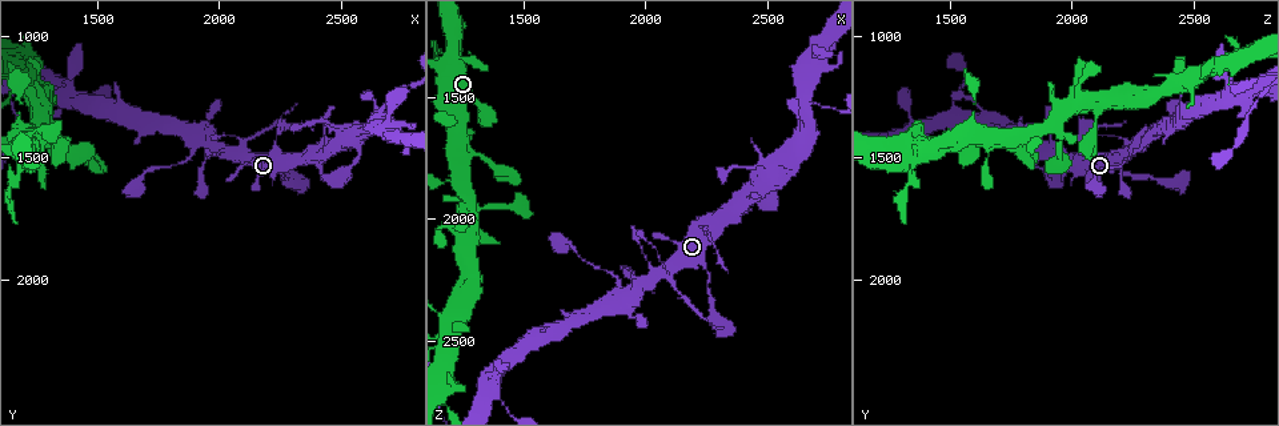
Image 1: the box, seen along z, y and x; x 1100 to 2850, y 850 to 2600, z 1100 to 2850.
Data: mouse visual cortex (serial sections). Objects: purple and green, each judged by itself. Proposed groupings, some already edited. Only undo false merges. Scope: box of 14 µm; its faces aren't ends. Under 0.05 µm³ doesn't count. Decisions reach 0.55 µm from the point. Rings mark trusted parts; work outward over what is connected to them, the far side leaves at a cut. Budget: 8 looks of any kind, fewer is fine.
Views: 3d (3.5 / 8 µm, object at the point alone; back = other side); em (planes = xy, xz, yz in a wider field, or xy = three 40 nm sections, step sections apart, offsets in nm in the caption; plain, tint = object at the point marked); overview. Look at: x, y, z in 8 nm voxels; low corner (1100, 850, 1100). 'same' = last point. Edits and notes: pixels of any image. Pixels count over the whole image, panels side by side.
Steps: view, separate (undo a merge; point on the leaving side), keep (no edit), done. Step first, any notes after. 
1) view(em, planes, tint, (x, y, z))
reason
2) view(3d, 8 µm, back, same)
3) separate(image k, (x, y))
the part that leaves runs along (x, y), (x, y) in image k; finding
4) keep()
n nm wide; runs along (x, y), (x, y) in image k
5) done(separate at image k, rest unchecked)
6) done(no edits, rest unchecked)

view(3d, 3.5 µm, (2640, 1340, 1540))
three arms meet

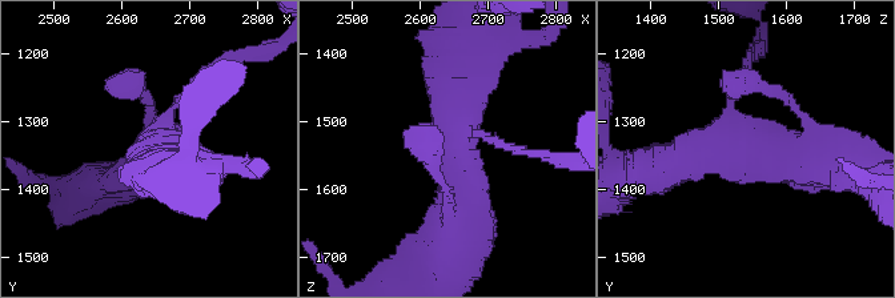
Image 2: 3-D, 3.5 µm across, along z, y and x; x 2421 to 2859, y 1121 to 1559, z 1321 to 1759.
view(em, xy, step 1, tint, (2650, 1345, 1525))
need the tissue

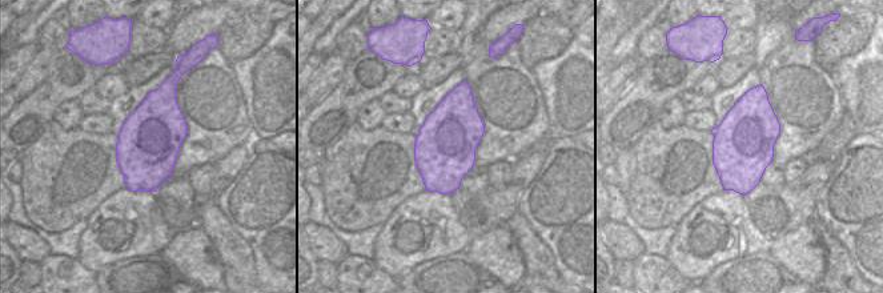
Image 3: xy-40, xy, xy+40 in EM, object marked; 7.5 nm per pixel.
keep()
460 nm wide; runs along (458, 225), (454, 107), (466, 59) in image 2; one cell here

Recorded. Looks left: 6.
view(3d, 3.5 µm, (1280, 1390, 1950))
abrupt turn

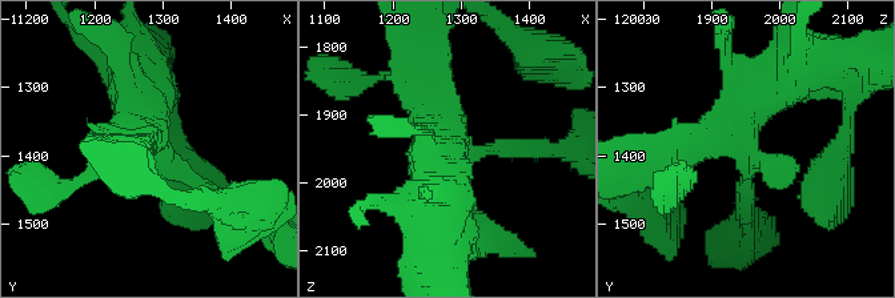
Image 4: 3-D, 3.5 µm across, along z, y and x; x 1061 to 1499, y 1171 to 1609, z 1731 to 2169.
view(em, xy, step 5, tint, same)
now the EM

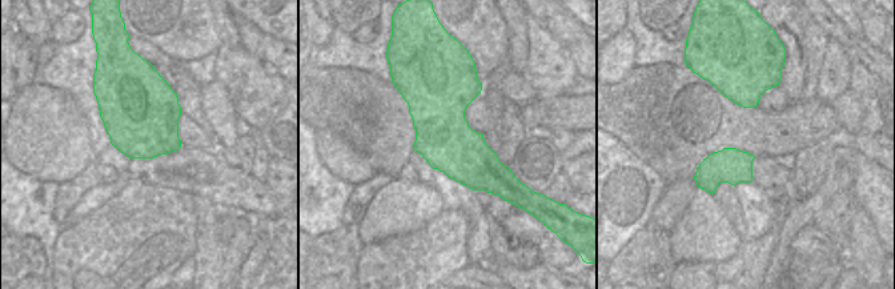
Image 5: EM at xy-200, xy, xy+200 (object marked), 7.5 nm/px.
keep()
runs along (658, 154), (723, 135), (802, 65) in image 4; one cell here

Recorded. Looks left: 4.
view(em, xy, step 3, tint, (1380, 1200, 2650))

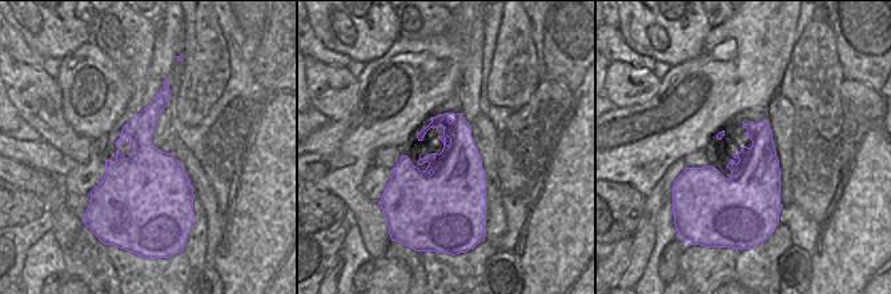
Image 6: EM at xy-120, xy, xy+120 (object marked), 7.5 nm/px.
view(3d, 3.5 µm, same)
see where the arms go

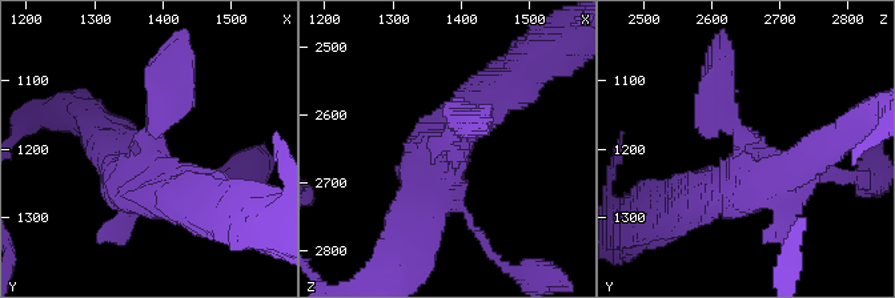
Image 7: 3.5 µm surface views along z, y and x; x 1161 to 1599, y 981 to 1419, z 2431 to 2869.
keep()
runs along (480, 107), (397, 242) in image 7; all the same cell

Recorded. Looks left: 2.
done(no edits, rest unchecked)

